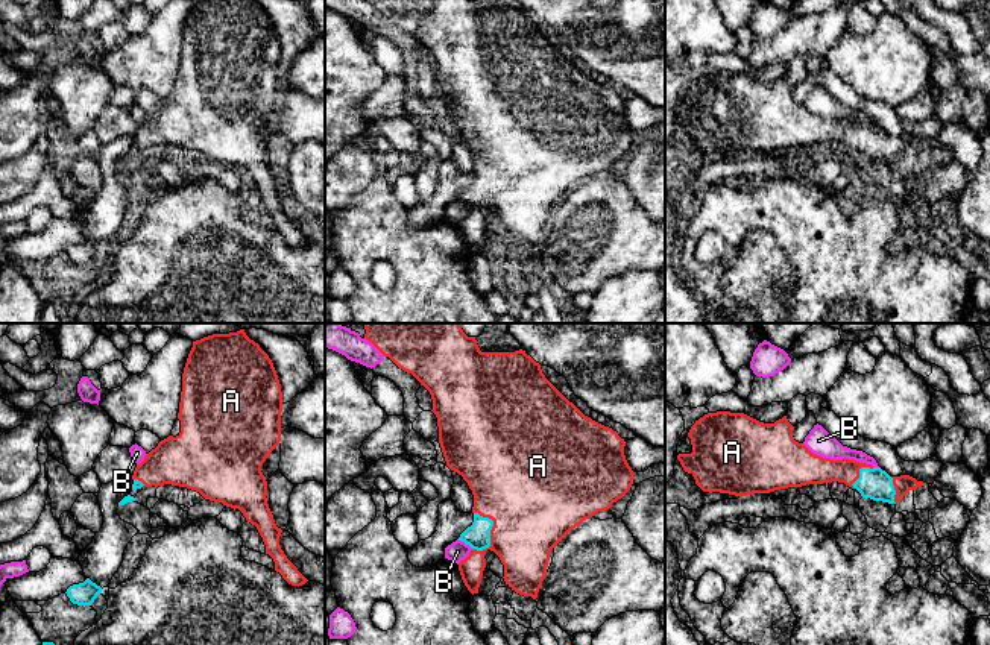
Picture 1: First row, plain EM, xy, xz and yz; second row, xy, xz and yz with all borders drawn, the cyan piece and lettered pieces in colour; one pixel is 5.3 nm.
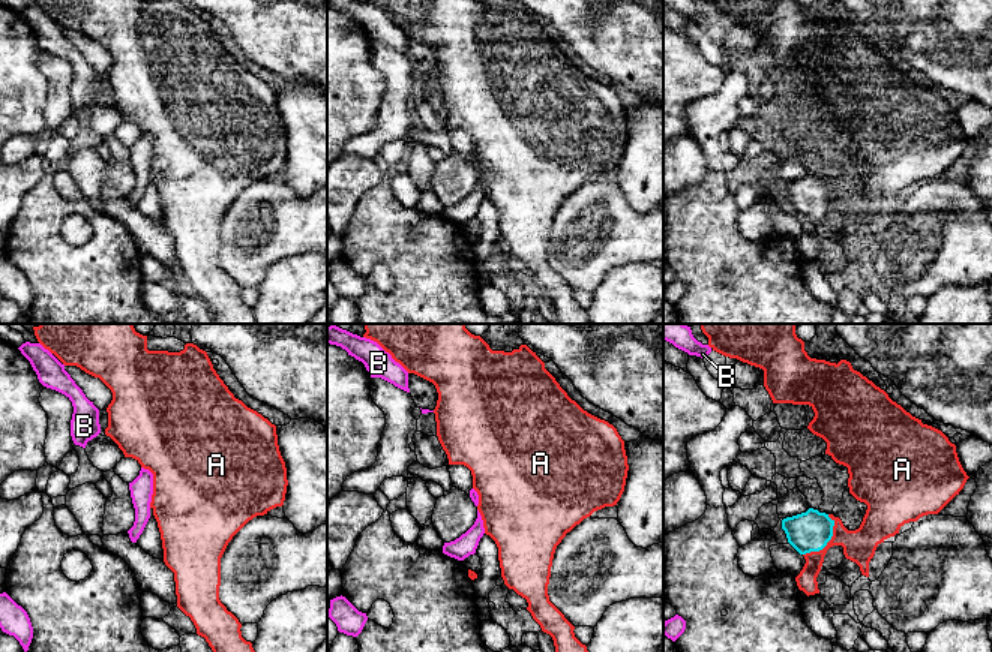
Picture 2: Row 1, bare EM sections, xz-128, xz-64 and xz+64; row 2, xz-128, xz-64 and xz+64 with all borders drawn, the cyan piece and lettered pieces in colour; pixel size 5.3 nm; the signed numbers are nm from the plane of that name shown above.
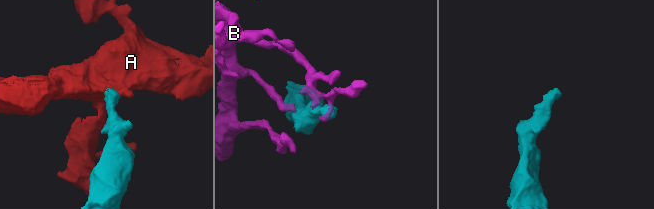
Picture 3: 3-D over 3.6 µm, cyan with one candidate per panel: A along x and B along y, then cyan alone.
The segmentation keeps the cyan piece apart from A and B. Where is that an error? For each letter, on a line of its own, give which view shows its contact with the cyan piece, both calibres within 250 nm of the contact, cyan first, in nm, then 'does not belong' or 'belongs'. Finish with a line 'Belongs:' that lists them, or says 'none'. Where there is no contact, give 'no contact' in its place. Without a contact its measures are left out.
A: meets cyan in xz; 140 nm thick on the cyan side, 440 nm on the other; belongs
B: meets cyan in xz; 140 nm thick on the cyan side, 110 nm on the other; does not belong
Belongs: A

